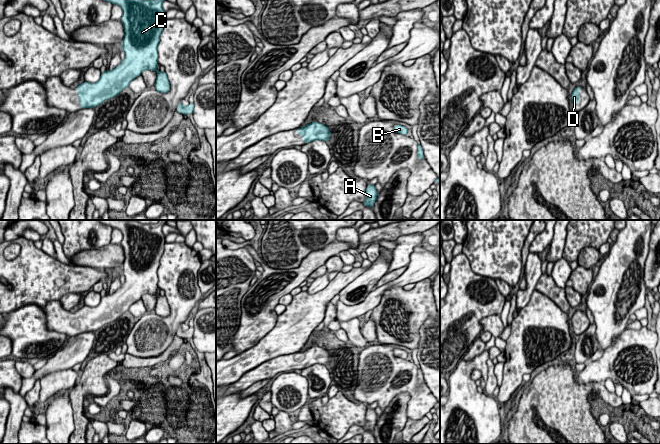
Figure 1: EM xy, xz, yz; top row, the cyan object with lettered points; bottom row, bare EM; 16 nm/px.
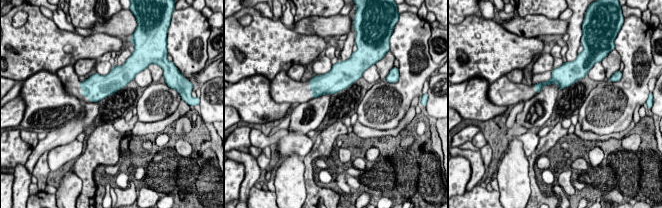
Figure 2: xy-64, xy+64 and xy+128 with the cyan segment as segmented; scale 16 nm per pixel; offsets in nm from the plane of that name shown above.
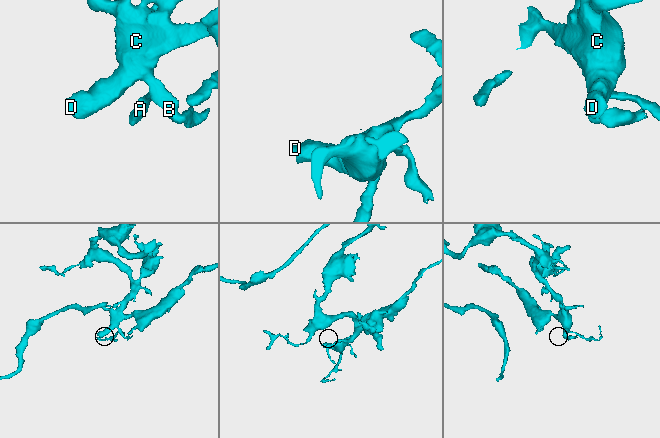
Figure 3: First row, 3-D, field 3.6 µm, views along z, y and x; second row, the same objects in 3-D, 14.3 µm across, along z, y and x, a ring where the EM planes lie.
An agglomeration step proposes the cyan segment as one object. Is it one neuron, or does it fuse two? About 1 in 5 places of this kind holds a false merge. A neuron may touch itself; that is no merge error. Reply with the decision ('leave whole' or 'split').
leave whole

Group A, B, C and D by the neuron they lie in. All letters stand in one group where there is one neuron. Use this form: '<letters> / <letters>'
A B C D

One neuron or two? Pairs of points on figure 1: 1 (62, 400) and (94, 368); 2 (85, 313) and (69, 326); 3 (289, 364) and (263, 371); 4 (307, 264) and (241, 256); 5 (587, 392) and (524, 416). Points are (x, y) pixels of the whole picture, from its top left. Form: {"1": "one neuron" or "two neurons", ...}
{"1": "two neurons", "2": "one neuron", "3": "one neuron", "4": "two neurons", "5": "one neuron"}

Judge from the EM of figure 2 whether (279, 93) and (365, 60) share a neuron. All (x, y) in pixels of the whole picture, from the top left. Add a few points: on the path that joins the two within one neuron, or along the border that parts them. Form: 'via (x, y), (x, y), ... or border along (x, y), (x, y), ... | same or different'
via (300, 91), (330, 83), (344, 73) | same

